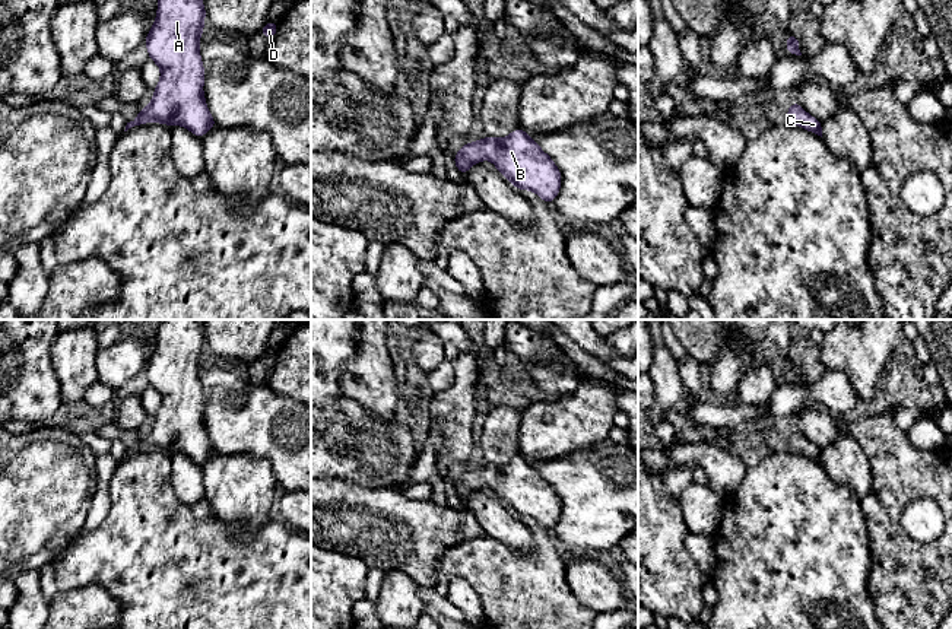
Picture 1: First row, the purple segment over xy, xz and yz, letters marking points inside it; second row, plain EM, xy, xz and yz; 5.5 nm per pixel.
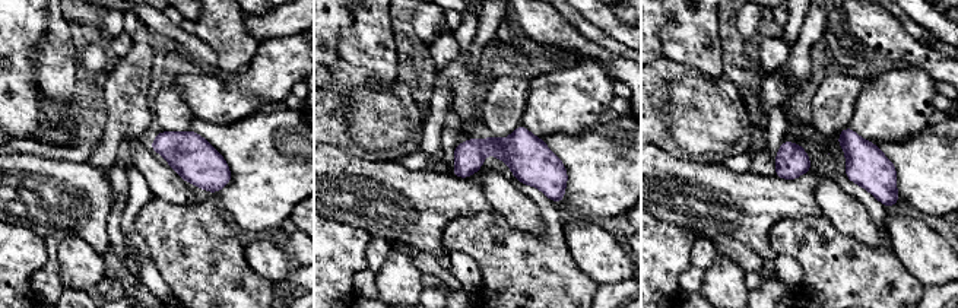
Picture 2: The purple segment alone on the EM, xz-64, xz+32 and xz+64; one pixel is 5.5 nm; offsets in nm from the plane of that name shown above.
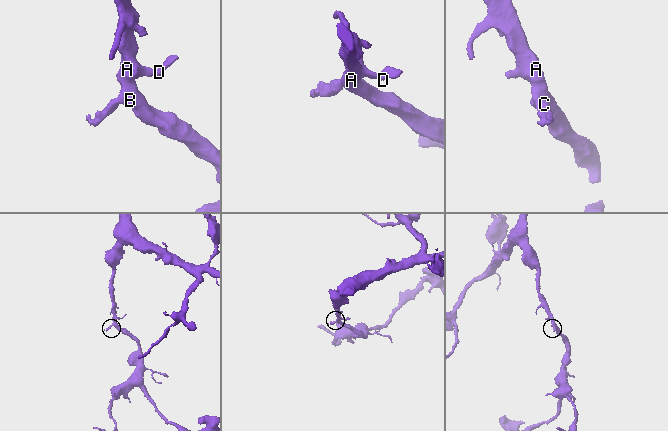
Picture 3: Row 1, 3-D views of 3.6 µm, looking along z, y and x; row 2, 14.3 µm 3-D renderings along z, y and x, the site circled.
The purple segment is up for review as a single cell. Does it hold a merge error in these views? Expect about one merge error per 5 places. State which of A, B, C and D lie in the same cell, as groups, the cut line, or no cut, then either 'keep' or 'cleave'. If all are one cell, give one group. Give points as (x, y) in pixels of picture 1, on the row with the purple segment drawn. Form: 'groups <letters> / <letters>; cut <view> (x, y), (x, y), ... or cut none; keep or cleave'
groups A B C D; cut none; keep

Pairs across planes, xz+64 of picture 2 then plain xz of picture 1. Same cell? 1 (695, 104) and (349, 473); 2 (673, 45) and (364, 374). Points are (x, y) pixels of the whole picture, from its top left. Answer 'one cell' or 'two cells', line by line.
1: one cell
2: one cell

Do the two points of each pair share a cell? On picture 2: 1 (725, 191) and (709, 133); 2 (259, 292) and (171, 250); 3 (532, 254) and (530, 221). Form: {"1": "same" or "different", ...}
{"1": "different", "2": "same", "3": "different"}

